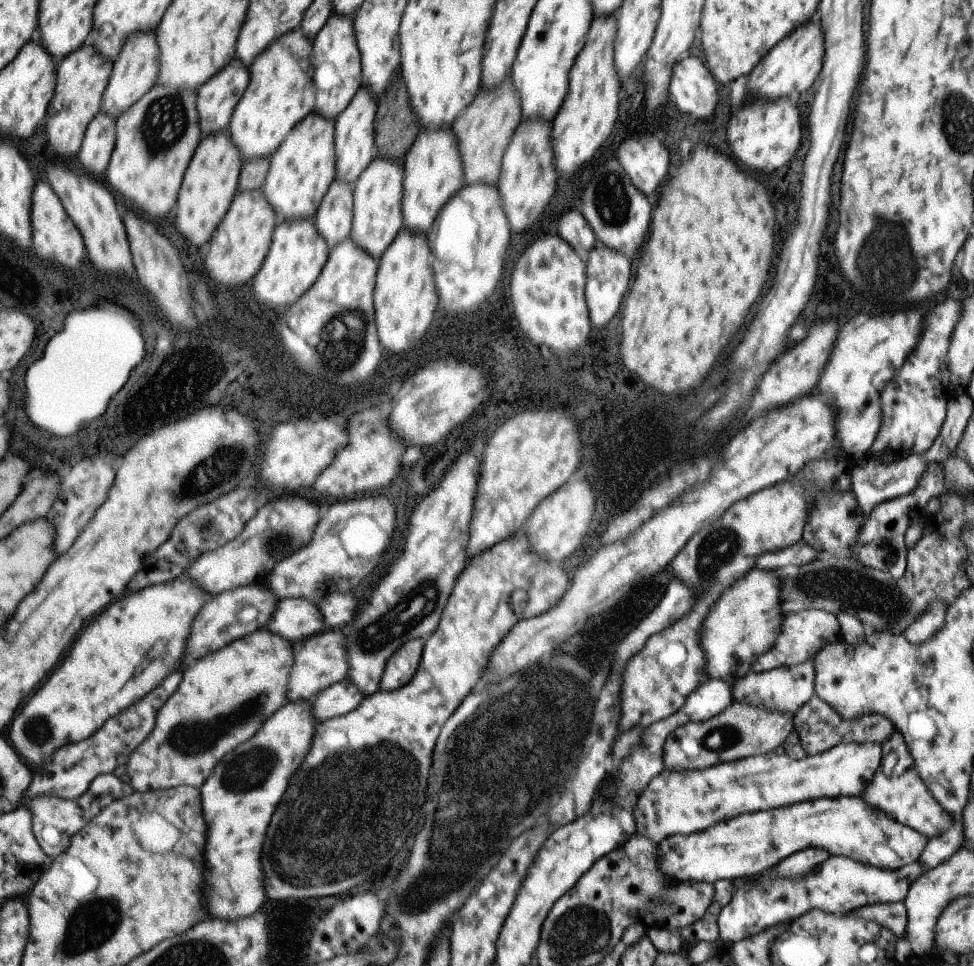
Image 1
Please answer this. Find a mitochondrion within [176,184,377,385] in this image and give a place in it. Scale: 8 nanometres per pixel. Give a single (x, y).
(342, 337)

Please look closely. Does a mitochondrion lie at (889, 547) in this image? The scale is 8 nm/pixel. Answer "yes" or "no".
yes

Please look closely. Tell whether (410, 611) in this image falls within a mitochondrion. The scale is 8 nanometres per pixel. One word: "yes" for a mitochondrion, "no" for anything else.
yes

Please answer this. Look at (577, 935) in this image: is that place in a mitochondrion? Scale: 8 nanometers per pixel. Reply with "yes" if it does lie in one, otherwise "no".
yes

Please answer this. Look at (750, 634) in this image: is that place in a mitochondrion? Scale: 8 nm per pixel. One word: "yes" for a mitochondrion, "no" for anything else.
no

